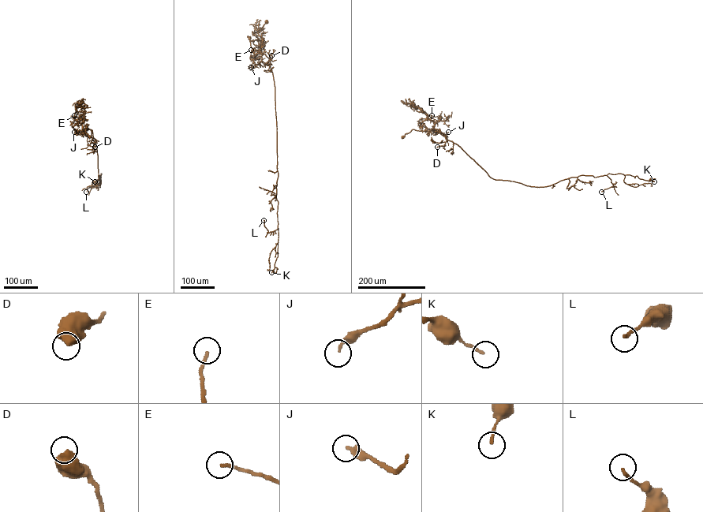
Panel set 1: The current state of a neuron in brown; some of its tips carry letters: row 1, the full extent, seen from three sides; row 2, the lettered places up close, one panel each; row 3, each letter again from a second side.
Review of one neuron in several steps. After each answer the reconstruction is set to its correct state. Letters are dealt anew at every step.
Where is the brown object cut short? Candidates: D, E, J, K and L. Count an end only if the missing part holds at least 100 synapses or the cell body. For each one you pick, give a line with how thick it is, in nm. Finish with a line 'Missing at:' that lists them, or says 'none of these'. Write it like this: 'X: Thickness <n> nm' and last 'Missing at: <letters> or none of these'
Missing at: none of these

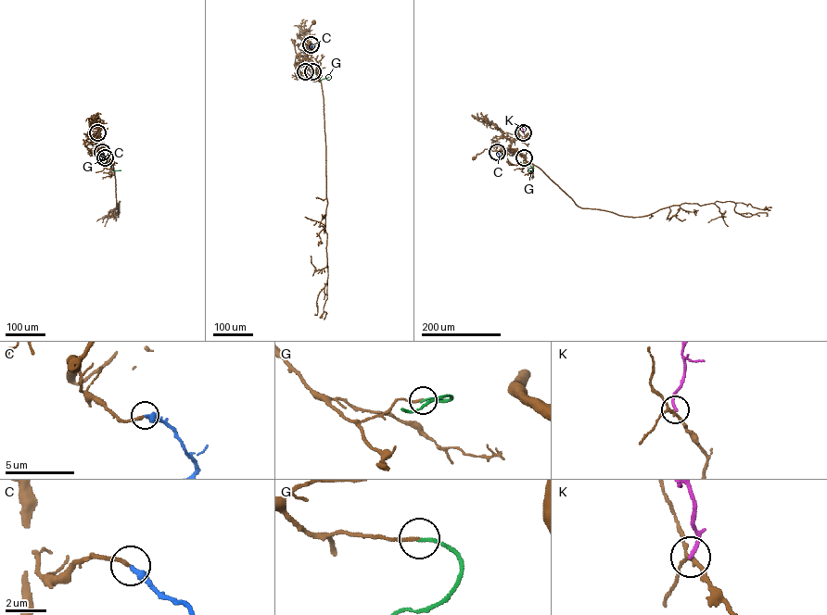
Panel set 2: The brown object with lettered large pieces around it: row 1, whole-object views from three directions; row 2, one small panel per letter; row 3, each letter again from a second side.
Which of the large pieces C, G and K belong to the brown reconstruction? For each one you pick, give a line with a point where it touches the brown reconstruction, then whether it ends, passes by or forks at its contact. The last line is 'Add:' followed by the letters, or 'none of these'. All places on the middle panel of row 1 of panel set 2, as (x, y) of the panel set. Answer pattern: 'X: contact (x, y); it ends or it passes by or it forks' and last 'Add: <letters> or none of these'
C: contact (311, 44); it ends
Add: C

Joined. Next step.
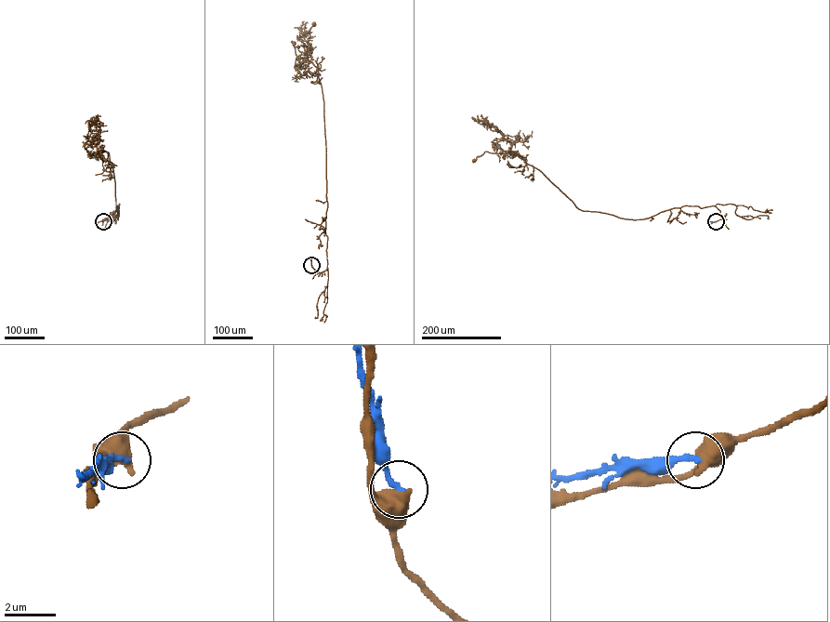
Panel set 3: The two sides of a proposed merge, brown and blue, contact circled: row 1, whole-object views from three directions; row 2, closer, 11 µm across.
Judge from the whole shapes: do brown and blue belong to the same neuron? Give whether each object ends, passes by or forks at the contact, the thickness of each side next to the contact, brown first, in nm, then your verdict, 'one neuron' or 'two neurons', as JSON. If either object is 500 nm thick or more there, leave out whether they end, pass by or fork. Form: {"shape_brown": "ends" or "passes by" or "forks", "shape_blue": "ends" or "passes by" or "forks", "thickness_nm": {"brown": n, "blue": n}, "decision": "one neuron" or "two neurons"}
{"thickness_nm": {"brown": 700, "blue": 240}, "decision": "two neurons"}

